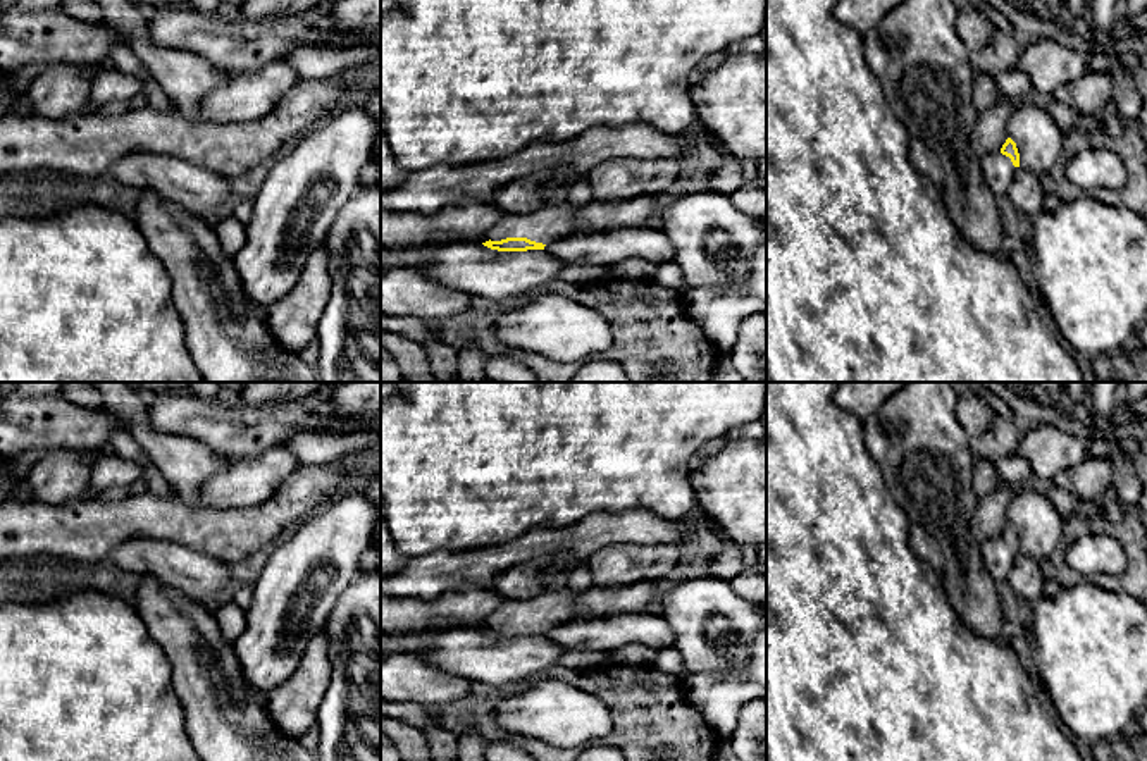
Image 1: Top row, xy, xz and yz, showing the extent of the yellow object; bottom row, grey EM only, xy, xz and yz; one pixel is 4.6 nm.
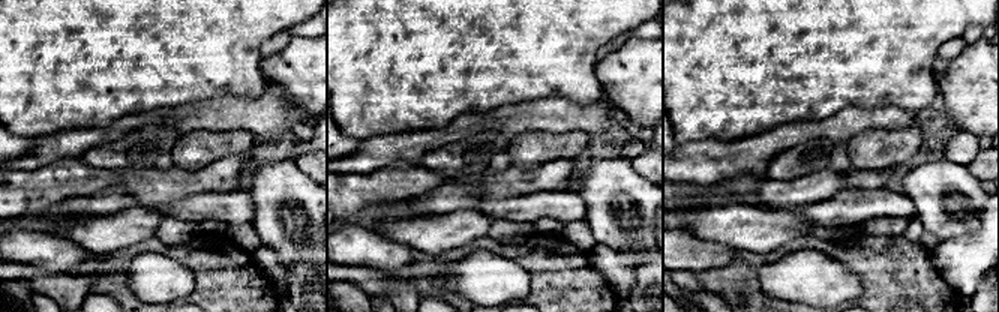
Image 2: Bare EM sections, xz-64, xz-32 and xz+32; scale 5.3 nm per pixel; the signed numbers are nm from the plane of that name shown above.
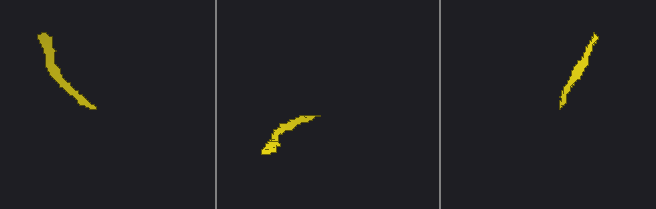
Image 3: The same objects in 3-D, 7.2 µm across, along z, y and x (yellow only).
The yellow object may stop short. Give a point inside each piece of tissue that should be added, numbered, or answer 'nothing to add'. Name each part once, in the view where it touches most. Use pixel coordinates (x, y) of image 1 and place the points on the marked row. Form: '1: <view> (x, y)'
1: xz (548, 224)

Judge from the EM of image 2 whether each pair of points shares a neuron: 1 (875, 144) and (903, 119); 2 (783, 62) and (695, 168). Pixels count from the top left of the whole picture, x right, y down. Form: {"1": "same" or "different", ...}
{"1": "different", "2": "different"}

